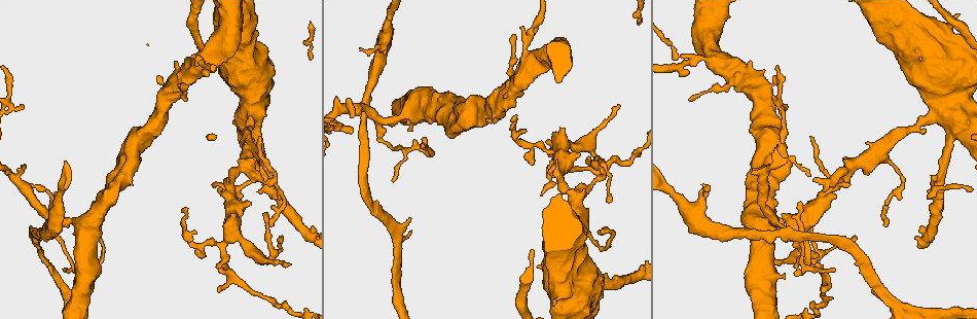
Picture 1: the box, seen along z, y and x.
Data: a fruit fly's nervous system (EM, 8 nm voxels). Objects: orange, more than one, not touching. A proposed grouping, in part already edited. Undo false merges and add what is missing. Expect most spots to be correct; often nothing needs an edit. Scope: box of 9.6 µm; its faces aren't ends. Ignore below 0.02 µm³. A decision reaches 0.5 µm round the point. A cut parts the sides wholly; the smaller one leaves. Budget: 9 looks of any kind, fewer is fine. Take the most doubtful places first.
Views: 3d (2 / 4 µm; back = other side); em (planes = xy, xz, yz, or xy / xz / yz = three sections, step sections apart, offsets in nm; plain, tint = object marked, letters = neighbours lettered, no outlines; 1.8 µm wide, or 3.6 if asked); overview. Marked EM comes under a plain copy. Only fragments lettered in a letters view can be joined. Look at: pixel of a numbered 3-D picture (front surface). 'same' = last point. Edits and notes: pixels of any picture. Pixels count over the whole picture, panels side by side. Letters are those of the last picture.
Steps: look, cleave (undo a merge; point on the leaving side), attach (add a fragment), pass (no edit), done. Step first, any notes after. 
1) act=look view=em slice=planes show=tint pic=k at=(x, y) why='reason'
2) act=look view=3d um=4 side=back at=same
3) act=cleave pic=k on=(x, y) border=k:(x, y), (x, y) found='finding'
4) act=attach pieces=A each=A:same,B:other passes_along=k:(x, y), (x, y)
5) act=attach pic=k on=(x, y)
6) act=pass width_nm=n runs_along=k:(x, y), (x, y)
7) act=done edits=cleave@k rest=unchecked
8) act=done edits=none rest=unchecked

act=look view=em slice=xy step=8 show=tint pic=1 at=(871, 292) why='branch stops here'

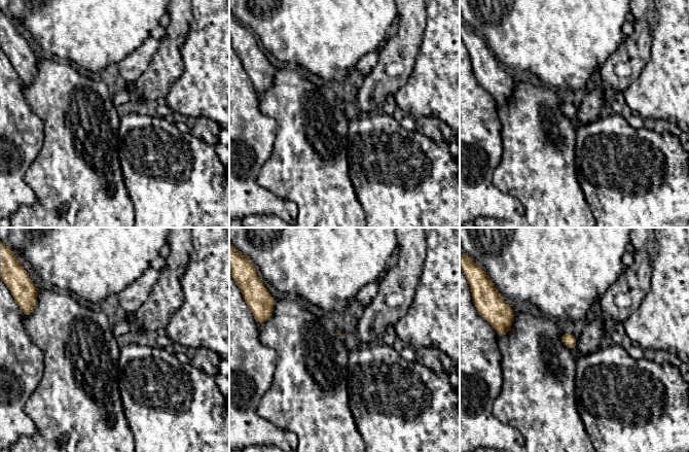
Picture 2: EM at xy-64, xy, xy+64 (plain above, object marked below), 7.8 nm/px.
act=look view=em slice=planes show=letters at=same

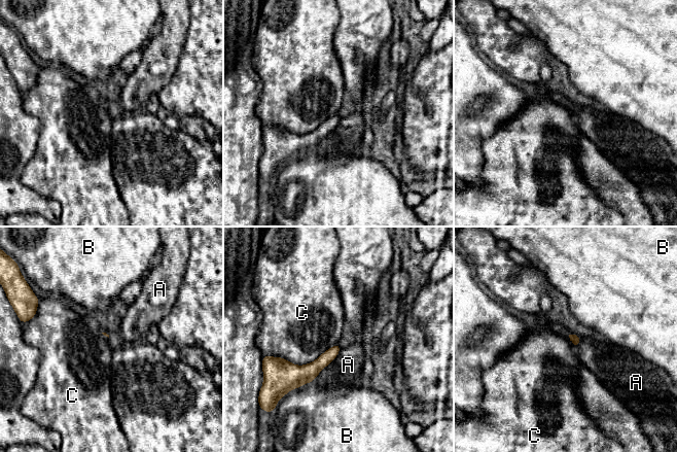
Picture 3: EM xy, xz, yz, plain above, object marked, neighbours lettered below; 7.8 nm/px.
act=pass longest_contact=C:550nm each=A:other,B:other,C:other found='no lettered fragment goes on from it'

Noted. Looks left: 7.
act=look view=em slice=planes show=tint pic=1 at=(360, 49) why='tapers out'

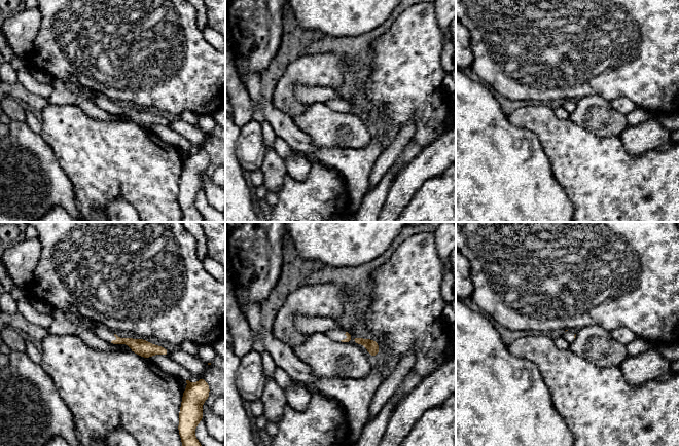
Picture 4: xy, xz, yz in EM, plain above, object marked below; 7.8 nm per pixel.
act=look view=em slice=planes show=letters at=same

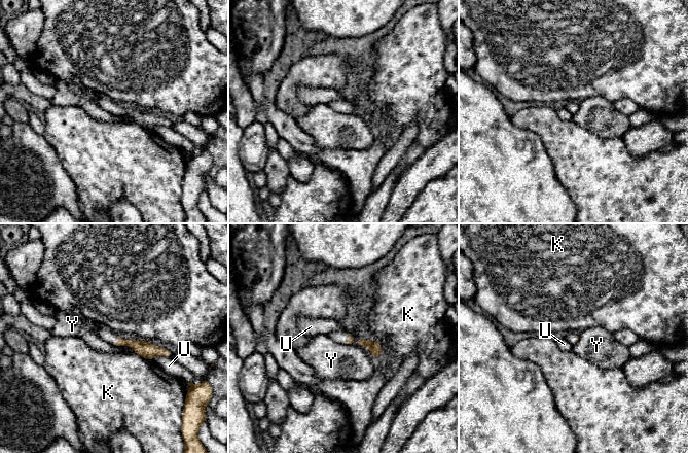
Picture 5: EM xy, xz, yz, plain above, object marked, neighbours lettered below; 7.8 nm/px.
act=pass each=K:other,U:other,Y:other found='no lettered fragment goes on from it'

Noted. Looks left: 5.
act=look view=3d um=2 pic=1 at=(222, 260) why='three arms meet'

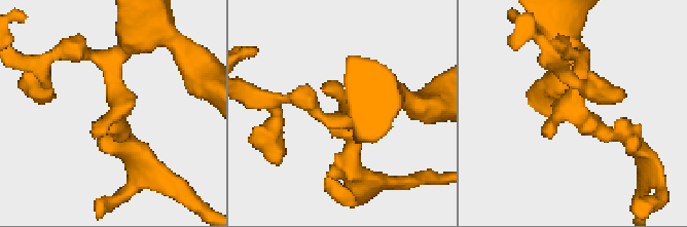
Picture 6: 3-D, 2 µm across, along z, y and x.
act=look view=em slice=planes show=tint pic=6 at=(113, 118) arms=3 arm_widths_nm=170,170,340 why='now the EM'

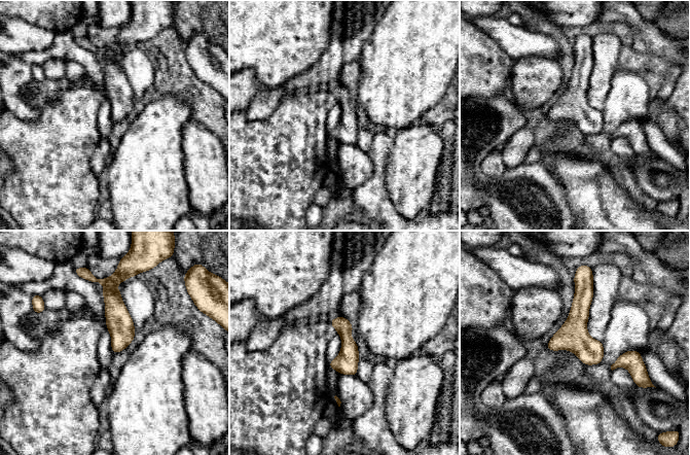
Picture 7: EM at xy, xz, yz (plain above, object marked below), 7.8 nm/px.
act=look view=em slice=planes show=letters at=same

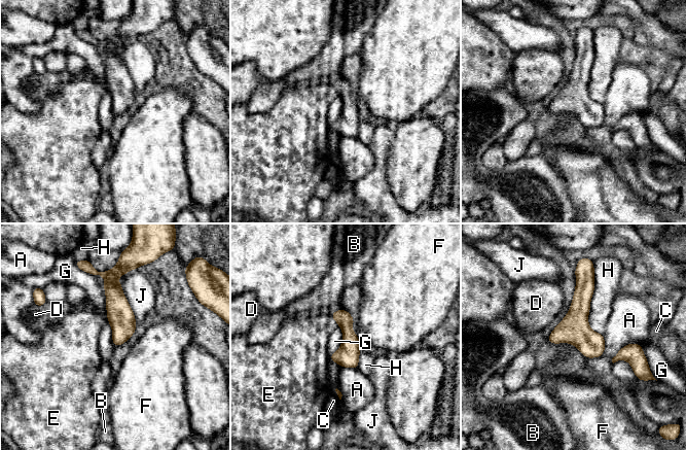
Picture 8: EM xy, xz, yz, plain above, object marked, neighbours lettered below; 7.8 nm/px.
act=pass width_nm=180 each=A:other,B:other,C:other,D:other,E:other,F:other,G:other,H:other,J:other runs_along=8:(581, 277), (581, 335), (592, 355) found='one neuron here'

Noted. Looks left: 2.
act=look view=em slice=xz step=4 show=letters pic=1 at=(488, 122)

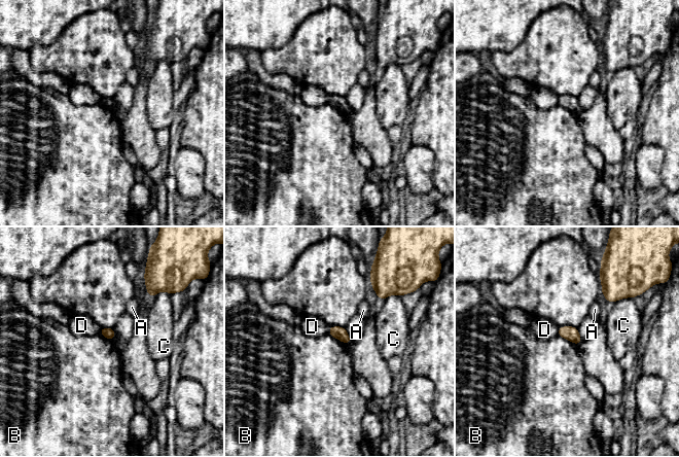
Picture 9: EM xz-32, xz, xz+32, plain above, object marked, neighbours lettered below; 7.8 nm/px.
act=pass each=A:other,B:other,C:other,D:other found='no lettered fragment goes on from it'

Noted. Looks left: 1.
act=done edits=none rest=unchecked

